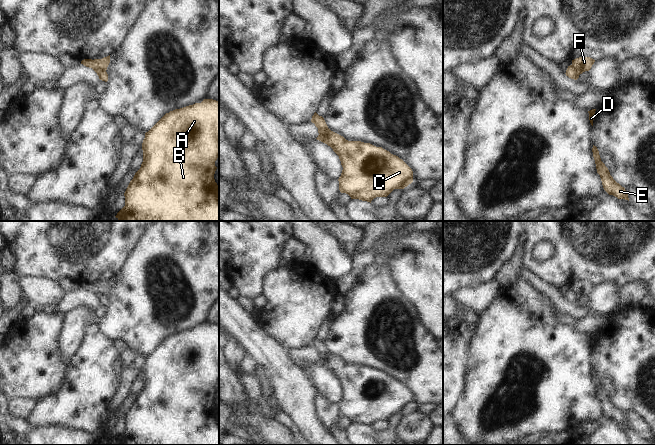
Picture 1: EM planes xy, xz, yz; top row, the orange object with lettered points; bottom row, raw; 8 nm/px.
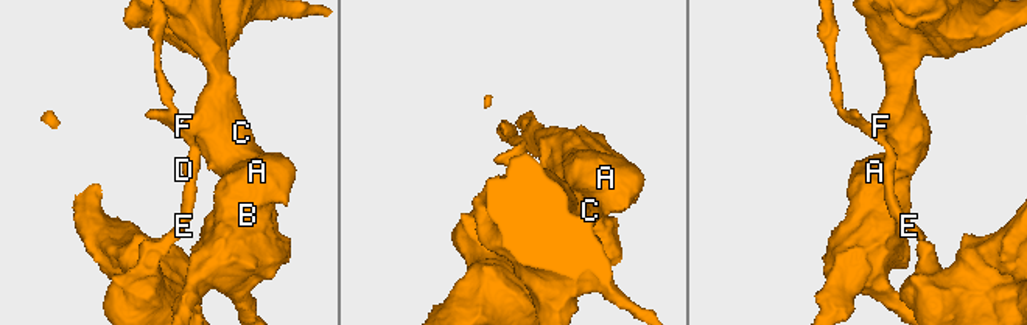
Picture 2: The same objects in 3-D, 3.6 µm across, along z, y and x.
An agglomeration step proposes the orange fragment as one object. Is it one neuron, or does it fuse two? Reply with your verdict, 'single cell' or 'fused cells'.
fused cells

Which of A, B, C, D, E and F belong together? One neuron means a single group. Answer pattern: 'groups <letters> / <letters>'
groups A B C F / D E

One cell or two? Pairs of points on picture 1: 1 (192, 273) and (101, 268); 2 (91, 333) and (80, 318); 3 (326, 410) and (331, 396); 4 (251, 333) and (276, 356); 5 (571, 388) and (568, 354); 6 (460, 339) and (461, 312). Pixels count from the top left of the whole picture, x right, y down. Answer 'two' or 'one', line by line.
1: two
2: two
3: two
4: one
5: one
6: two

